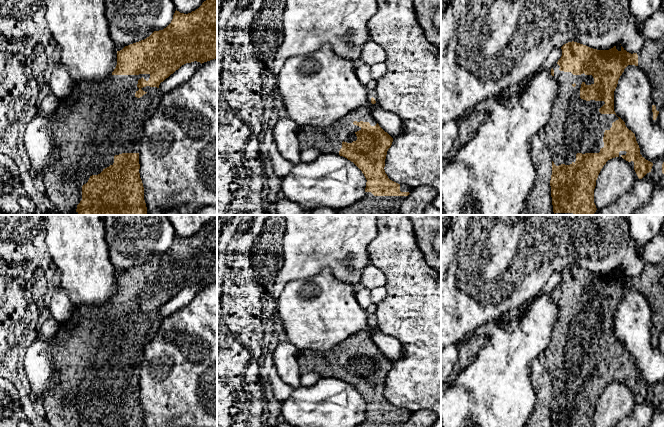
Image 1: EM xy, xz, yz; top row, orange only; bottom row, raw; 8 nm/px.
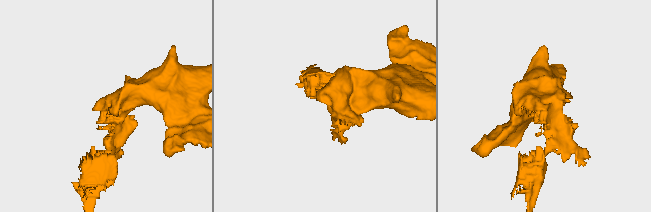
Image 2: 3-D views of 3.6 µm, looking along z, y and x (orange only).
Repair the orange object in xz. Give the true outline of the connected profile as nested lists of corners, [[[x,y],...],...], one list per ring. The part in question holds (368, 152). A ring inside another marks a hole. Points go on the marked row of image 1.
[[[371,107],[352,110],[328,127],[299,126],[298,139],[301,150],[316,148],[323,154],[343,156],[364,174],[367,182],[363,199],[338,210],[337,215],[395,215],[412,191],[411,187],[390,180],[385,173],[385,159],[393,138],[379,126]]]

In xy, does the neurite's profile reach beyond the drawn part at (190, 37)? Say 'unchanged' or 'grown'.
grown

